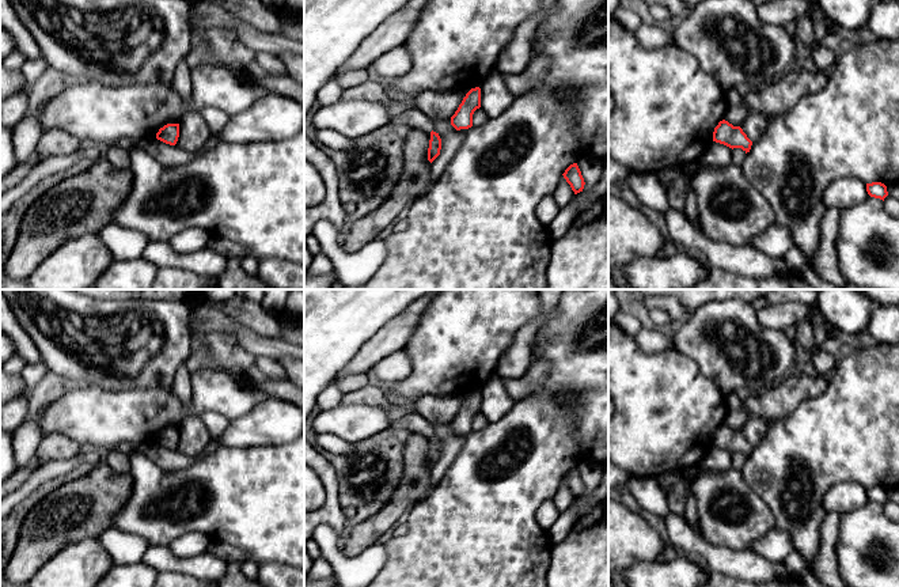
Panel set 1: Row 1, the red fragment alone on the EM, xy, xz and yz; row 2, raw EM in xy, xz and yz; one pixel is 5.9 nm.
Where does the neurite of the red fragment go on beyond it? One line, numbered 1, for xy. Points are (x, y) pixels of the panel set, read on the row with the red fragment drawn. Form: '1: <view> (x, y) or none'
1: none

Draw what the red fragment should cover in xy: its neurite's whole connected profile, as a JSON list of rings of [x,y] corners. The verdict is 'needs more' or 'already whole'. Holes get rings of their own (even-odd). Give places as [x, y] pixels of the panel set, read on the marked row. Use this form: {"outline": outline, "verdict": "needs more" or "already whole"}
{"outline": [[[167,124],[163,128],[159,129],[156,133],[156,139],[170,144],[175,145],[179,137],[179,124]]], "verdict": "already whole"}

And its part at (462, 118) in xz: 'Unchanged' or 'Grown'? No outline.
Unchanged

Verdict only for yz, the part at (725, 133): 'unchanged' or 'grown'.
unchanged

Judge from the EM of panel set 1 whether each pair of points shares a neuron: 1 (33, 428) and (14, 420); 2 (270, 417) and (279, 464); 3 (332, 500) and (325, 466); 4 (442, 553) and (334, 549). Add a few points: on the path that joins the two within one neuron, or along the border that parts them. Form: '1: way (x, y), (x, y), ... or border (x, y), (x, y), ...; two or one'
1: border (26, 420), (14, 432); two
2: border (289, 442), (276, 446), (243, 447); two
3: way (332, 492), (327, 474); one
4: border (383, 544), (386, 563), (378, 572); two

